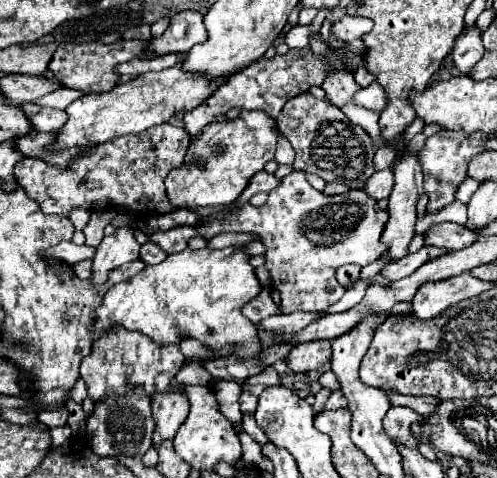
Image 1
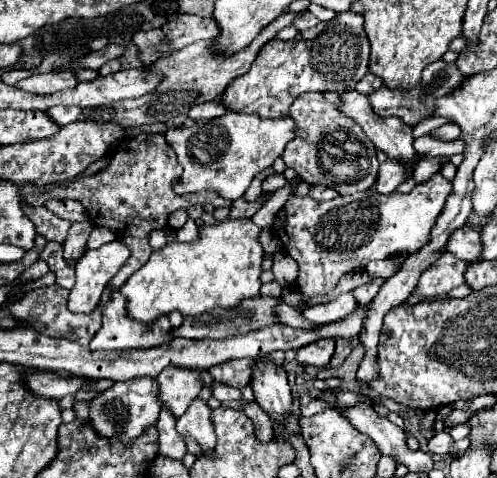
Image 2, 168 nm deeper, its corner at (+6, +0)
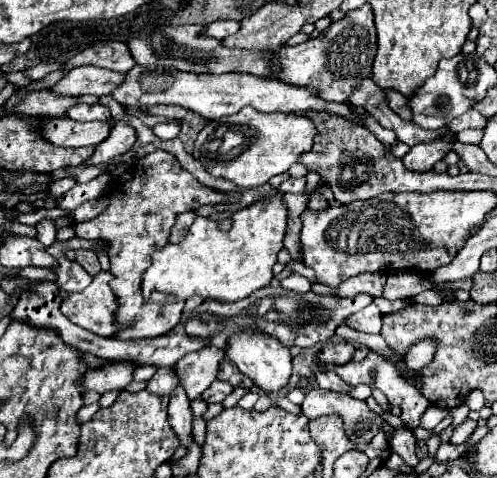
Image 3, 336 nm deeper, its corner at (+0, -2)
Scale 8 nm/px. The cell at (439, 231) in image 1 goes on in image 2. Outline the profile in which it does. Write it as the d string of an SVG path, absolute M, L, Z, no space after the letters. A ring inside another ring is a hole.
M461 227L457 229L447 243L447 251L453 253L459 259L465 259L467 263L477 261L477 257L481 257L481 237L479 231L469 229L469 227Z

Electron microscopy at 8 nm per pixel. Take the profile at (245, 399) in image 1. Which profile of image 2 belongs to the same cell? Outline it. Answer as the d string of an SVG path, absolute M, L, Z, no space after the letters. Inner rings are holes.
M211 383L211 391L213 391L213 397L219 399L221 403L223 401L231 401L231 399L241 399L241 391L233 389L233 387L225 387L221 383Z

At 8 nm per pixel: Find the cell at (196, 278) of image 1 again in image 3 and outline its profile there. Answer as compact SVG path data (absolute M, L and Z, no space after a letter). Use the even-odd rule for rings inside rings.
M271 197L271 199L263 199L257 201L255 205L237 211L233 217L233 227L227 233L221 233L217 229L217 223L205 217L197 217L195 223L191 225L187 237L177 243L177 245L167 245L159 251L155 251L151 257L151 267L145 271L143 275L143 283L141 283L141 291L143 291L143 299L149 299L149 295L153 291L161 291L167 295L175 295L179 299L189 299L193 295L199 295L203 299L213 299L213 301L241 301L247 299L253 291L267 287L273 273L273 265L277 263L277 253L283 247L283 235L285 235L285 227L287 227L287 207L279 197Z

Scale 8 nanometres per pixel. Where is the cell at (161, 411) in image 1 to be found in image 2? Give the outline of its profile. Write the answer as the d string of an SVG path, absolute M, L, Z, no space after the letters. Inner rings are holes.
M163 369L157 381L161 405L169 407L175 417L181 417L189 401L197 399L203 389L201 373L193 373L191 369Z

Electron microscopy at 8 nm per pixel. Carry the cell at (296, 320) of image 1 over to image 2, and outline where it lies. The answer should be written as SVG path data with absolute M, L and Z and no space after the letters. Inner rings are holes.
M343 293L343 295L339 295L335 301L327 303L327 305L317 305L317 307L305 309L303 315L309 321L317 323L317 325L327 325L327 323L345 319L349 313L353 313L353 309L357 309L353 293Z

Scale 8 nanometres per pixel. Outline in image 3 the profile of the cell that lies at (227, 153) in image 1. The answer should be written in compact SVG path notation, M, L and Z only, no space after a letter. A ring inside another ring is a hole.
M243 107L235 115L209 121L199 131L191 155L213 177L223 177L239 189L249 189L267 183L273 175L285 173L297 161L297 155L311 149L315 133L315 125L303 115L259 113L253 107Z

